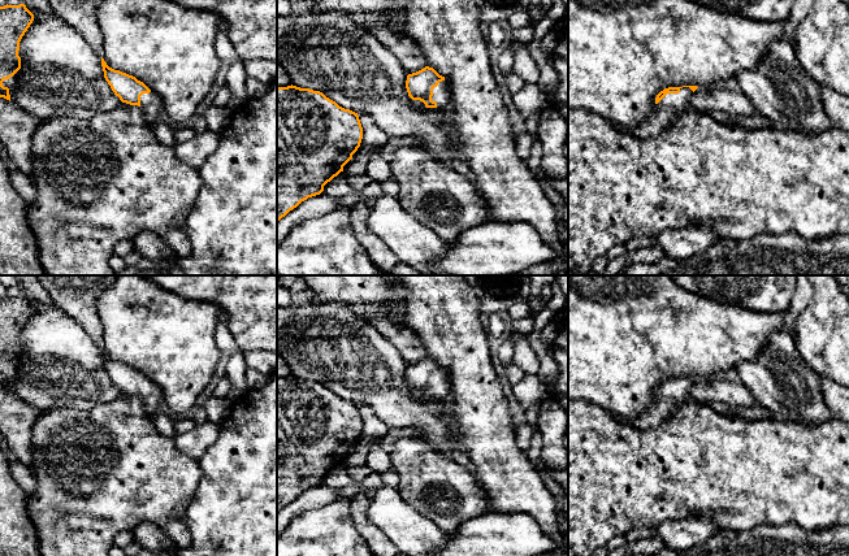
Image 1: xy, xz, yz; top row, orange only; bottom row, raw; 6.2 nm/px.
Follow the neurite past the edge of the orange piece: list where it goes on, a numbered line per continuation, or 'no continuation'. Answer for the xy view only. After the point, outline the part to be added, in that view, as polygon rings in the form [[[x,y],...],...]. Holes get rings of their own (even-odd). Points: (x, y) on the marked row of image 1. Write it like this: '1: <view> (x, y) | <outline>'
1: xy (151, 103) | [[[151,91],[150,94],[143,94],[140,96],[140,108],[143,109],[148,123],[153,126],[160,117],[160,110],[163,109],[163,100],[153,91]]]

